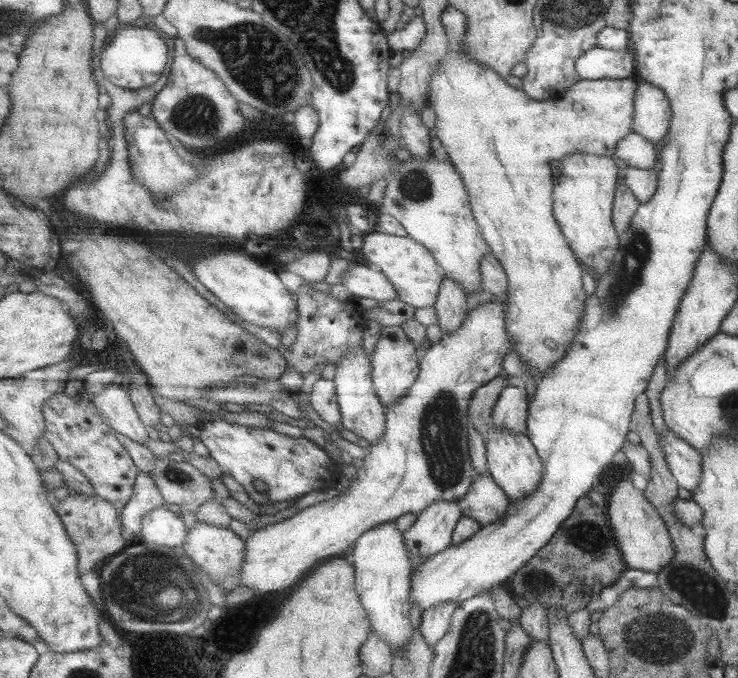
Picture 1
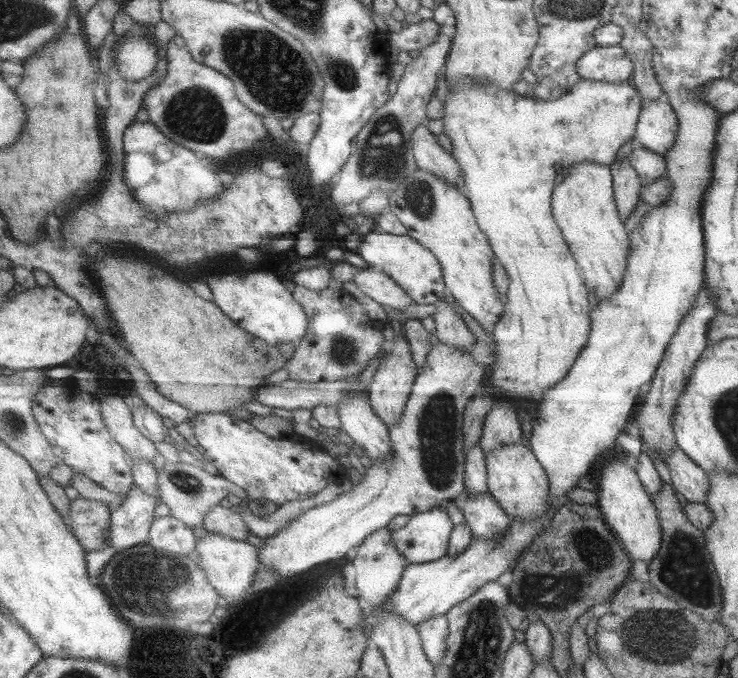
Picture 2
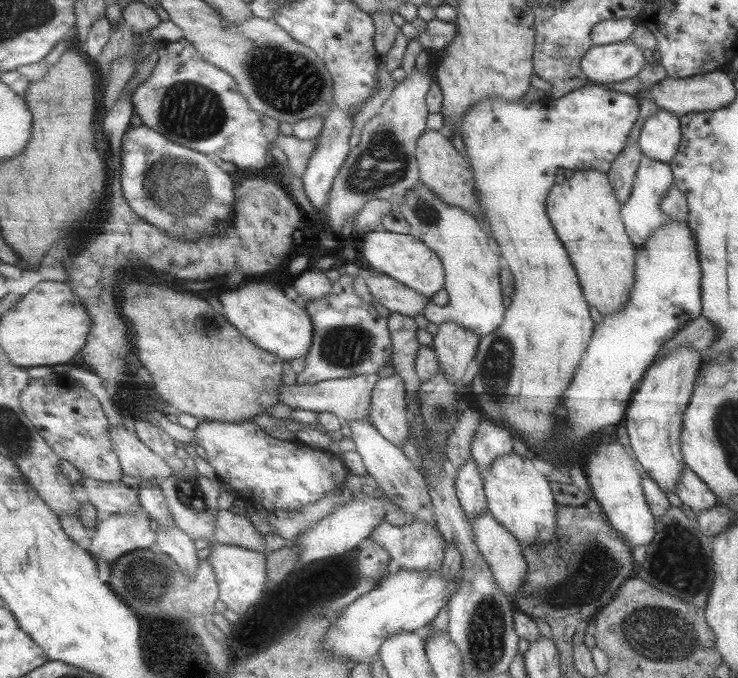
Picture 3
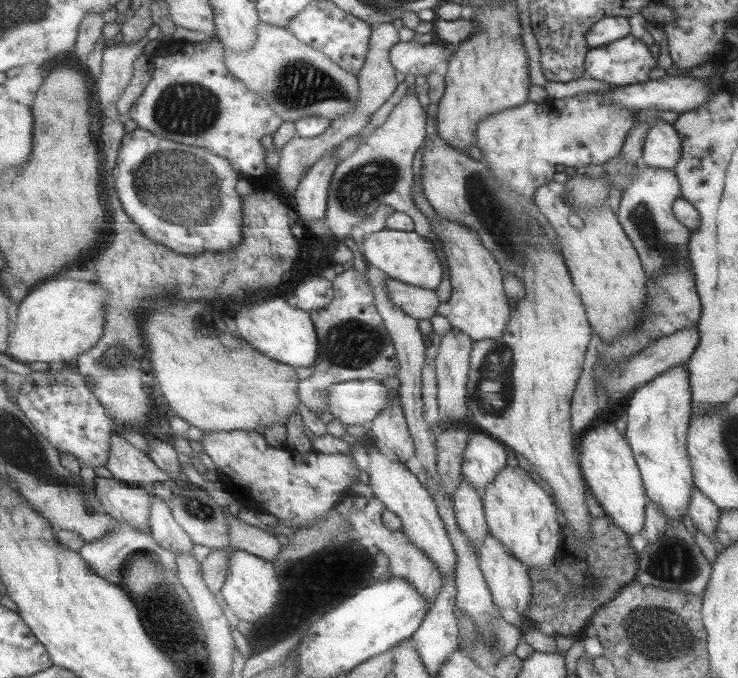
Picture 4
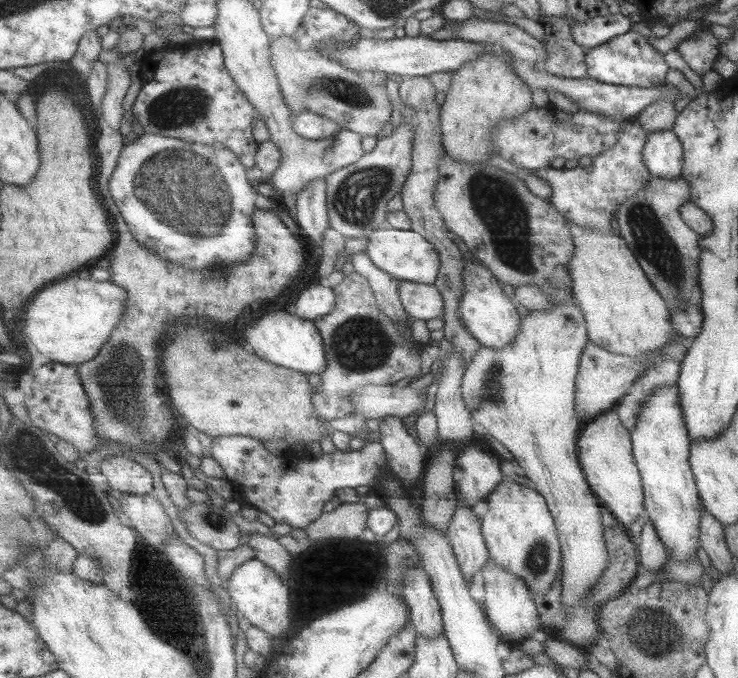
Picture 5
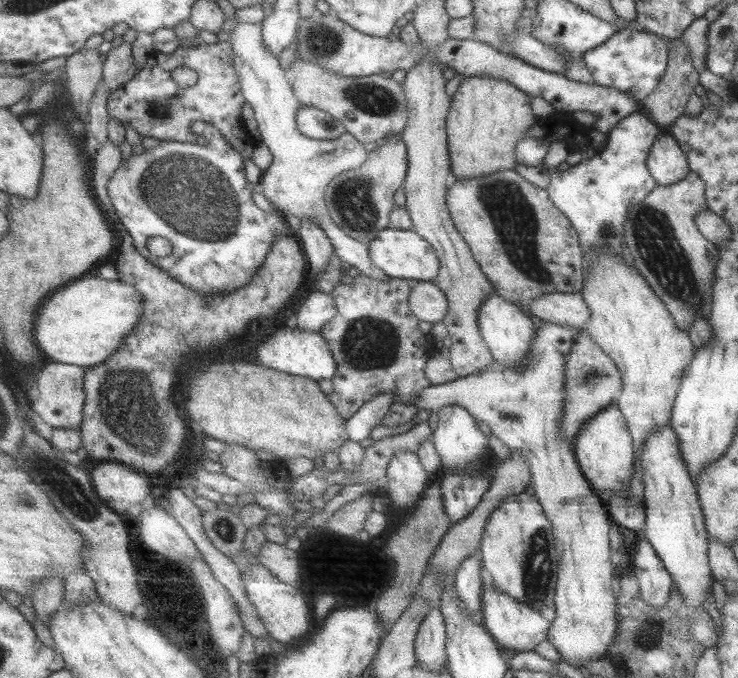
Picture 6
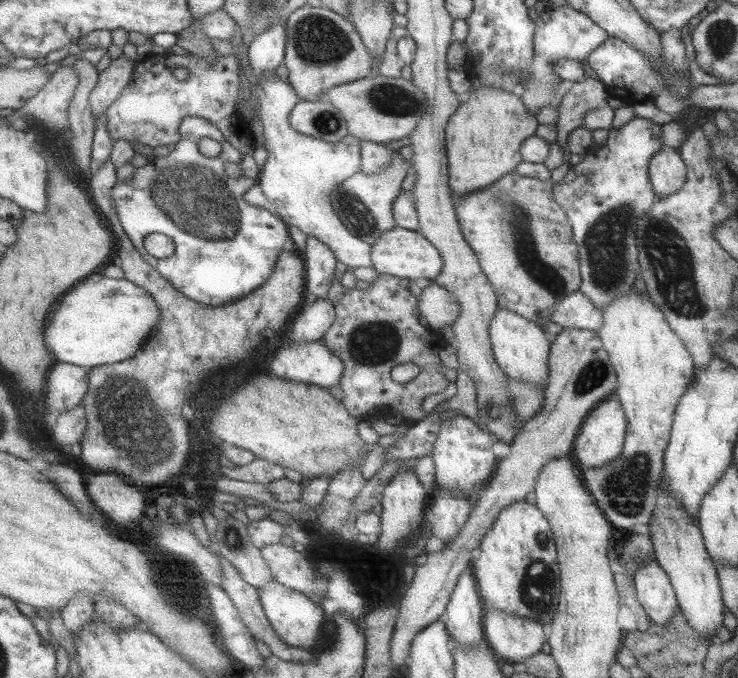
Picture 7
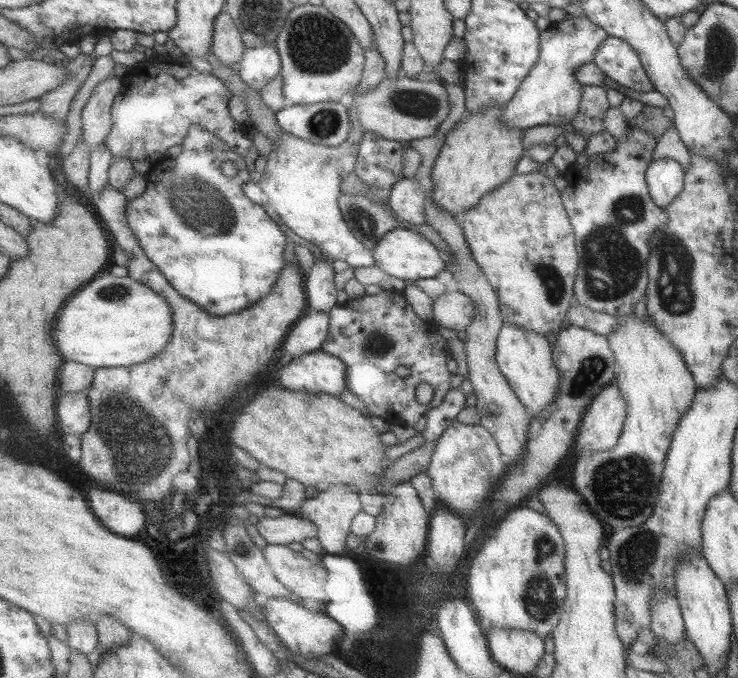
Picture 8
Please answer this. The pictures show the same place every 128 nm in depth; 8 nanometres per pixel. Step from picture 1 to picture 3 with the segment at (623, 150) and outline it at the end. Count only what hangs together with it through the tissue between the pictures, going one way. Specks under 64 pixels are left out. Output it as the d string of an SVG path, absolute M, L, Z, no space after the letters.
M642 154L637 170L635 171L629 198L627 198L623 204L620 204L619 209L625 232L636 249L641 247L641 243L643 243L655 229L663 227L663 225L669 221L668 216L659 210L659 201L663 199L665 191L667 191L671 185L673 185L673 176L669 163L649 159Z

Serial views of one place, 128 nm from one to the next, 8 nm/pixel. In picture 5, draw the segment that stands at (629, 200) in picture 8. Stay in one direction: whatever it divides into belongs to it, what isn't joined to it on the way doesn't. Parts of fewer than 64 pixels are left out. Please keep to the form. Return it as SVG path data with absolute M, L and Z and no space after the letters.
M635 118L621 122L617 128L615 144L592 158L590 166L571 169L537 168L535 174L548 181L552 187L549 202L565 219L581 227L595 231L611 231L611 218L617 207L627 198L632 198L649 181L649 171L642 160L641 149L647 138Z

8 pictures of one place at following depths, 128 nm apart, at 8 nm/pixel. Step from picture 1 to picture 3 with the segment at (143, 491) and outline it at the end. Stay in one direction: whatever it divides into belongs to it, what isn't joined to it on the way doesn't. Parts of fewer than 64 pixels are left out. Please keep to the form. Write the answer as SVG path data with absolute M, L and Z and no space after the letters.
M137 507L133 513L119 513L110 516L107 520L99 521L97 530L91 534L92 542L88 548L91 555L104 559L113 567L123 555L135 549L156 549L157 533L151 530L151 516L141 507Z

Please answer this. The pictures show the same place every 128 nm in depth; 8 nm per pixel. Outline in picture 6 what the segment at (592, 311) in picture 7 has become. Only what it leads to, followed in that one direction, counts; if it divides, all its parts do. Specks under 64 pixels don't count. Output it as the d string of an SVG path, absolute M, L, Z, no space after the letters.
M578 291L543 293L529 301L529 314L542 321L583 329L591 312Z

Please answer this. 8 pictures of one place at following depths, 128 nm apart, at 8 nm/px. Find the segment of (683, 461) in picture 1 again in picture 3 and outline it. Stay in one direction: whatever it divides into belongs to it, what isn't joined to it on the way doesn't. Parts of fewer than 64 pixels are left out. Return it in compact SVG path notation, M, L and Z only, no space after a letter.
M686 465L682 467L675 493L685 506L689 506L693 513L701 513L719 504L715 493L705 485L695 472Z

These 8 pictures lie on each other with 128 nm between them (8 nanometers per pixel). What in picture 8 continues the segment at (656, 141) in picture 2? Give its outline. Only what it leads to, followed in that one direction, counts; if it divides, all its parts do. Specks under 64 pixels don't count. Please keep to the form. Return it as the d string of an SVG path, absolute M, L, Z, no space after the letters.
M661 158L649 163L645 183L649 198L661 209L668 207L683 188L683 168L671 158Z

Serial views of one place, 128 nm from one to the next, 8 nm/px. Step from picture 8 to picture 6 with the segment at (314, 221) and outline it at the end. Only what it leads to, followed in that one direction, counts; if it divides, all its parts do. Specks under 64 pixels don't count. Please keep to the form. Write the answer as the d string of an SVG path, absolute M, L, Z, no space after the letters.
M234 16L232 21L228 21L228 26L225 36L233 42L233 50L235 50L233 64L241 80L241 88L246 102L254 110L261 140L273 155L272 163L264 171L261 182L262 192L270 202L275 204L275 209L283 216L295 215L302 221L313 219L321 223L321 227L331 238L334 251L341 260L359 268L363 275L369 278L385 280L388 274L373 262L370 246L349 236L349 233L331 218L327 208L326 194L329 183L341 173L363 166L370 152L365 150L363 143L349 132L345 132L341 138L331 140L317 140L304 136L297 124L297 114L302 104L295 94L290 73L281 66L279 57L271 53L263 41L262 21L241 22Z

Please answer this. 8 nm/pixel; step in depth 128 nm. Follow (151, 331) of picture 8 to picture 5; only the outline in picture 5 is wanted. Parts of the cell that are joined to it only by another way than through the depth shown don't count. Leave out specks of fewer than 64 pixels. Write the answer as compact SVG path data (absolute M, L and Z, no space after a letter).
M73 274L71 278L55 281L27 305L21 320L22 335L27 338L24 343L33 345L55 363L79 366L90 362L108 344L119 325L127 297L127 290L112 280L99 281L92 277L86 280Z

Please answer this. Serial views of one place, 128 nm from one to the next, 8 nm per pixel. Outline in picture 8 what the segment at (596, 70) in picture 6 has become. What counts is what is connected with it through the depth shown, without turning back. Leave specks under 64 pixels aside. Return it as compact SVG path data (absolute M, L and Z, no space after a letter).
M608 36L597 47L592 63L623 88L637 92L654 90L637 53L623 40Z

